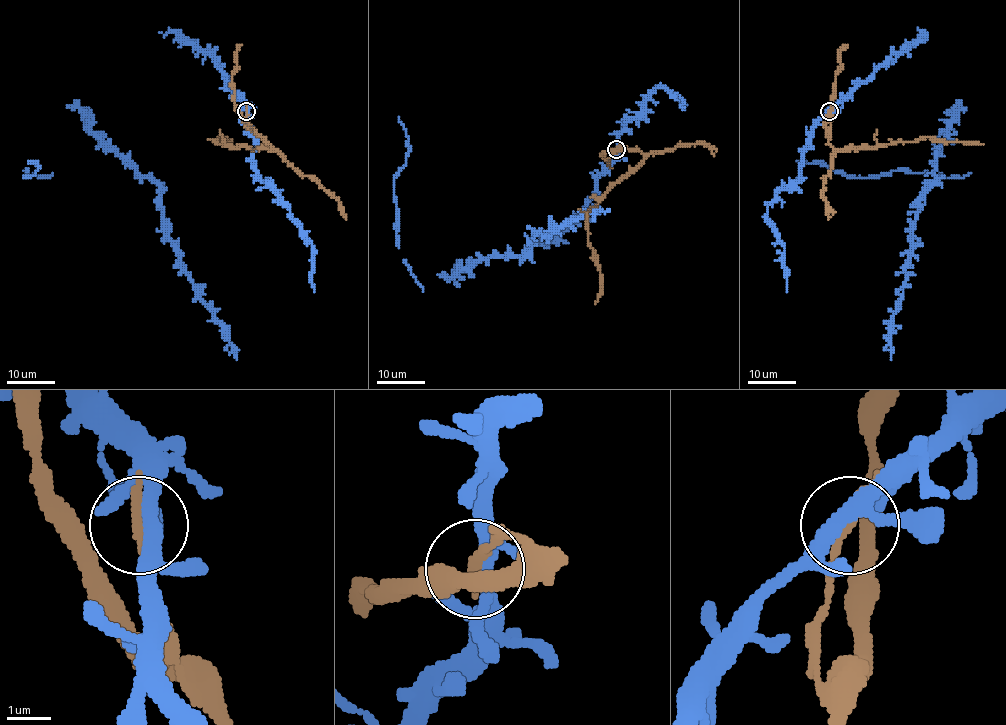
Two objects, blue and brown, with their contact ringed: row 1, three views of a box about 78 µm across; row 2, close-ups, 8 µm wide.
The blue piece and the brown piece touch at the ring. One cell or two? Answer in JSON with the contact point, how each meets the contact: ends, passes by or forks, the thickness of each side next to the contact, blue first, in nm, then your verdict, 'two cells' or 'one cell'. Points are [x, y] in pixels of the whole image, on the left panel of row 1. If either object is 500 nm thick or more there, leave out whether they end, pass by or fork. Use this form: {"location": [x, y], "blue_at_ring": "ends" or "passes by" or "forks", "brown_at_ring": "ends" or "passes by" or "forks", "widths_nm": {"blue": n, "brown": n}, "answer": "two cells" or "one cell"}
{"location": [246, 111], "blue_at_ring": "forks", "brown_at_ring": "passes by", "widths_nm": {"blue": 320, "brown": 180}, "answer": "two cells"}

